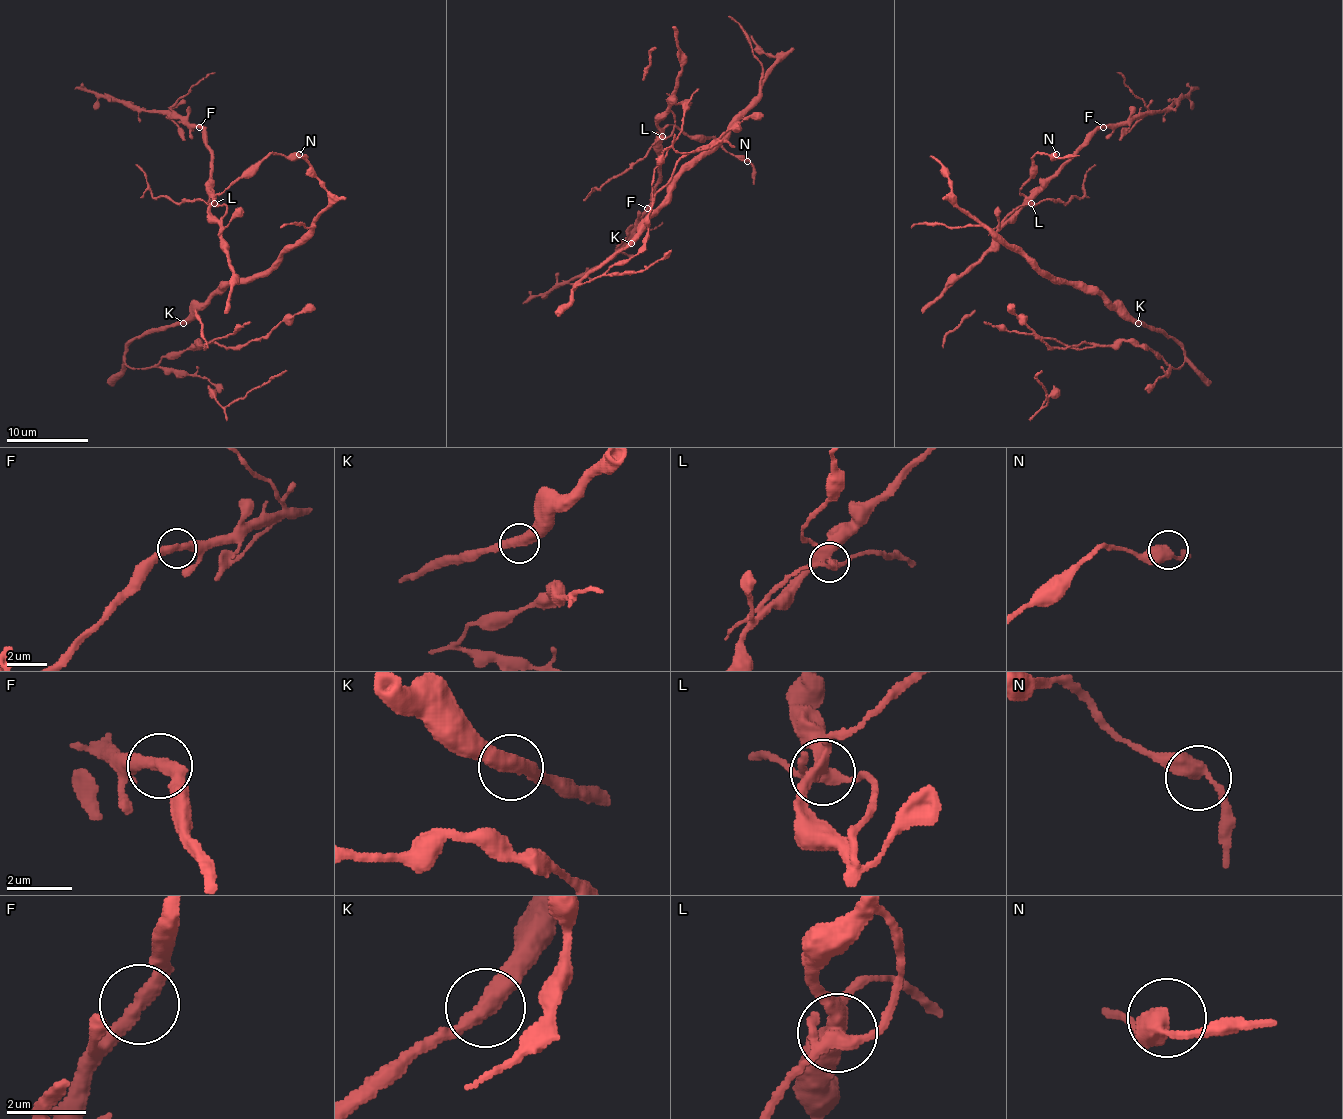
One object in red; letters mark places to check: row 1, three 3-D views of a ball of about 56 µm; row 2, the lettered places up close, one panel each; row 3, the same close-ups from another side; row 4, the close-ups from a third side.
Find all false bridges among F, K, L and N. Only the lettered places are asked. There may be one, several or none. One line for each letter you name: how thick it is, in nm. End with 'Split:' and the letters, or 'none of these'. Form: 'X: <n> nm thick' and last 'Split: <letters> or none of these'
F: 360 nm thick
L: 400 nm thick
Split: F, L

